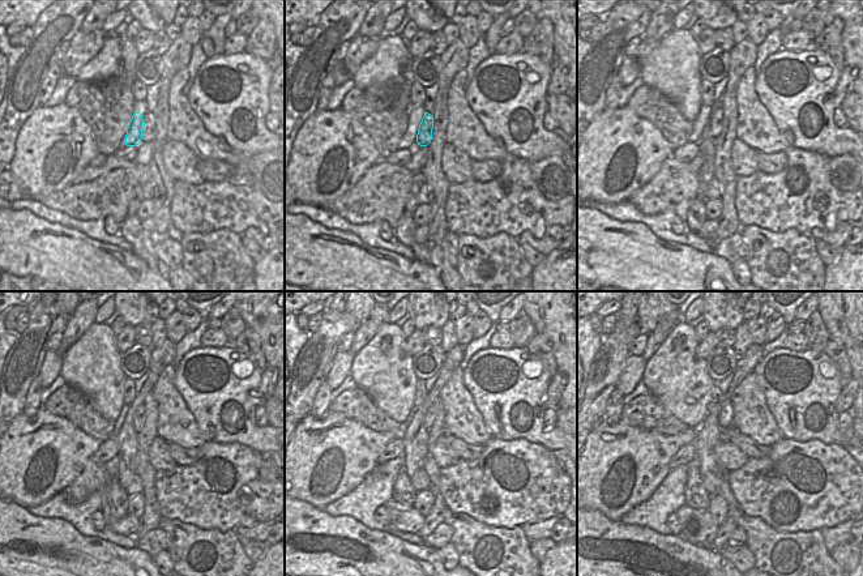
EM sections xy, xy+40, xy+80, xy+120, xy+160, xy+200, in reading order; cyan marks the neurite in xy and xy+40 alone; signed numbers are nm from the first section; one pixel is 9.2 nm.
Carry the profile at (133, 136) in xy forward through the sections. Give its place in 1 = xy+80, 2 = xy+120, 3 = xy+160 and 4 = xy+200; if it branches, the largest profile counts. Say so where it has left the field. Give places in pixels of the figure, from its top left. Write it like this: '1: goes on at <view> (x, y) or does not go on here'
1: goes on at xy+80 (716, 122)
2: goes on at xy+120 (140, 412)
3: goes on at xy+160 (431, 414)
4: goes on at xy+200 (725, 419)

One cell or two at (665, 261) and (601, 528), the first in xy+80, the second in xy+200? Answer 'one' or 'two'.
one

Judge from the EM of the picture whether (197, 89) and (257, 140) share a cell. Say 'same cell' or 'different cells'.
same cell

